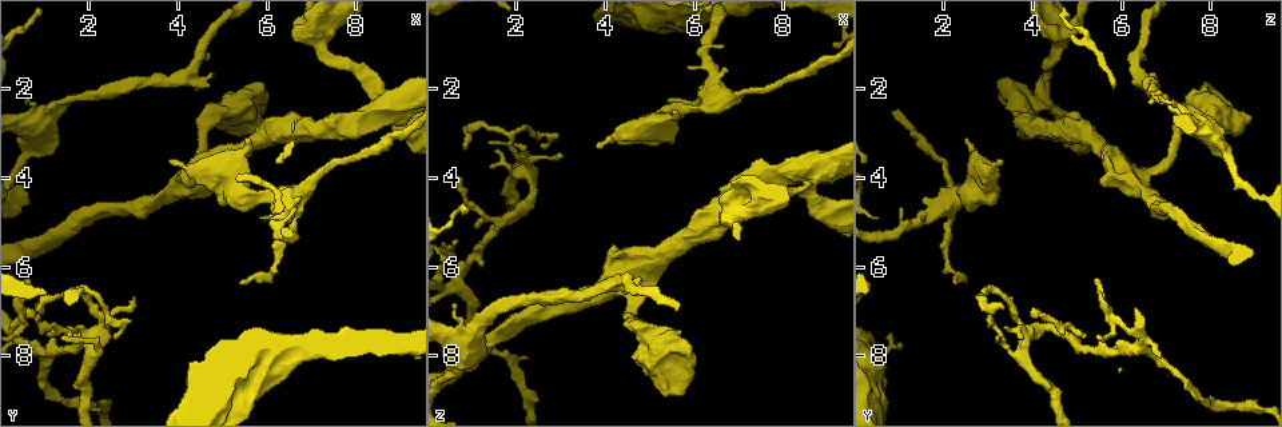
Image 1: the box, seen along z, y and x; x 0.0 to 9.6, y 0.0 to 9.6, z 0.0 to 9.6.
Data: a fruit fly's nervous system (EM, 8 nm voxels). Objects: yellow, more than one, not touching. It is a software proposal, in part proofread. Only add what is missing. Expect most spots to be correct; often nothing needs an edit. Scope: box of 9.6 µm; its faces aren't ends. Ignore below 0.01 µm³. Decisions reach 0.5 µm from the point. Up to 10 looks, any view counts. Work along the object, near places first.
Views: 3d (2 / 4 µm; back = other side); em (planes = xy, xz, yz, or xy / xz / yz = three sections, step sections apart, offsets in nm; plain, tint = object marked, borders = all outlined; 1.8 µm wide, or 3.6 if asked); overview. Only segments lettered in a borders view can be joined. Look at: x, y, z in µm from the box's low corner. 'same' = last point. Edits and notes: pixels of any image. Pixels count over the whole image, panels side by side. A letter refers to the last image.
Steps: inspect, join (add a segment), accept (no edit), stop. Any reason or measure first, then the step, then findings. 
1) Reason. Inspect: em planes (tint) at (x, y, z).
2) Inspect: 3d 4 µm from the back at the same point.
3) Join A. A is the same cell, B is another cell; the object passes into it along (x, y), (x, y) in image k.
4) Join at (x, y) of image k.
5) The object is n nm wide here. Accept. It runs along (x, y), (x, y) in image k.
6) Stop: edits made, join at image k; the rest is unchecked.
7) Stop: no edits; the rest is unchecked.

Sharp bend. Inspect: em 3.6 µm planes (borders) at (5.95, 6.20, 2.35).

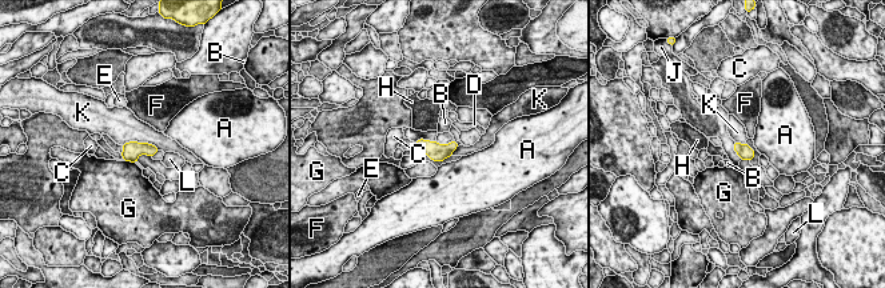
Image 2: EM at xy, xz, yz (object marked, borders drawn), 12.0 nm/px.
Accept. A, B, C, D, E, F, G, H, J, K and L are other cells; a border runs along (123, 144), (143, 142), (159, 150) in image 2; none of them fits.

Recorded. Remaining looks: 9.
An open end. Inspect: em planes (borders) at (1.45, 7.60, 3.80).

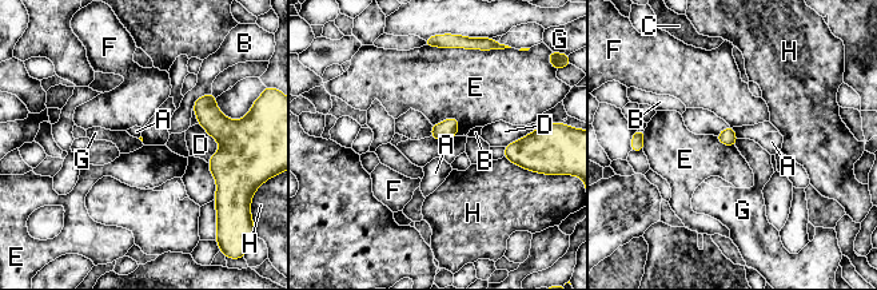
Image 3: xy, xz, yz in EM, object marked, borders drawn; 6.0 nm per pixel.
Accept. A, B, C, D, E, F, G and H are other cells; a border runs along (430, 136), (441, 140) in image 3; none of them fits.

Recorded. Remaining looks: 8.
Thick turns thin. Inspect: em xy step 4 (borders) at (0.70, 7.80, 6.35).

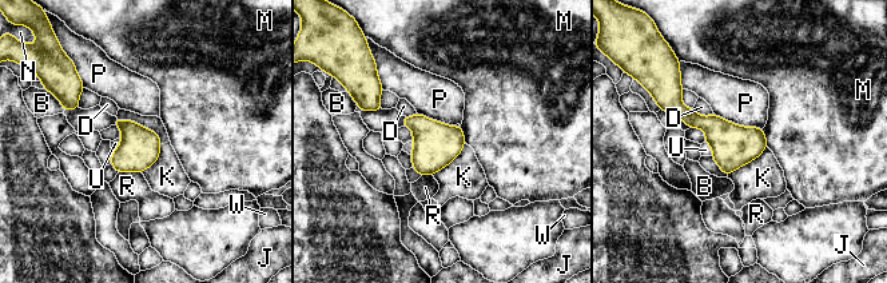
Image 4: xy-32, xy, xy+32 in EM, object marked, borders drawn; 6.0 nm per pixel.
The longest contact is with K, 380 nm. Accept. B, D, J, K, M, N, P, R, U and W are other cells; a border runs along (116, 116), (159, 138), (142, 172) in image 4; no lettered segment goes on from it.

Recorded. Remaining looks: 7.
An open end. Inspect: em xy step 4 (borders) at (4.80, 1.65, 6.25).

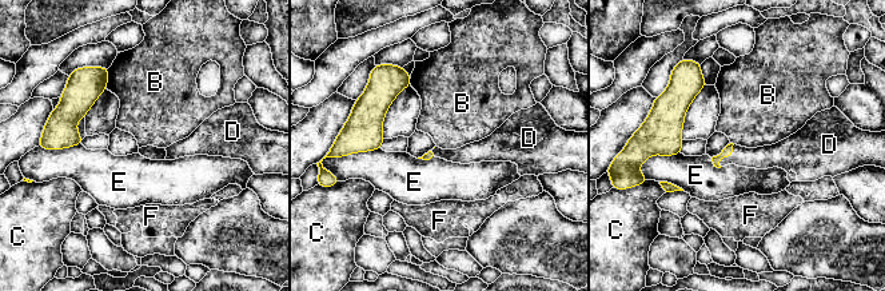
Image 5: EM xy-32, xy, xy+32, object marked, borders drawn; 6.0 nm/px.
Inspect: em planes (borders) at the same point.

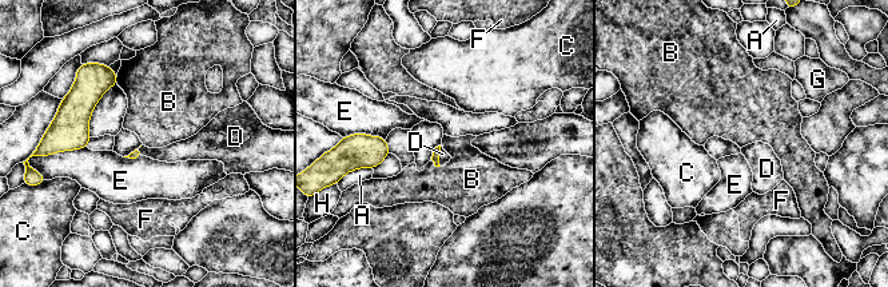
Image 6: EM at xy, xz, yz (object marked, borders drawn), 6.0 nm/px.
The longest contact is with E, 200 nm. Join D. D is the same cell, A, B, C, E, F, G and H are other cells; it goes on there.

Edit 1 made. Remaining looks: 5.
Stop: edits made, join at image 6; the rest is unchecked.

